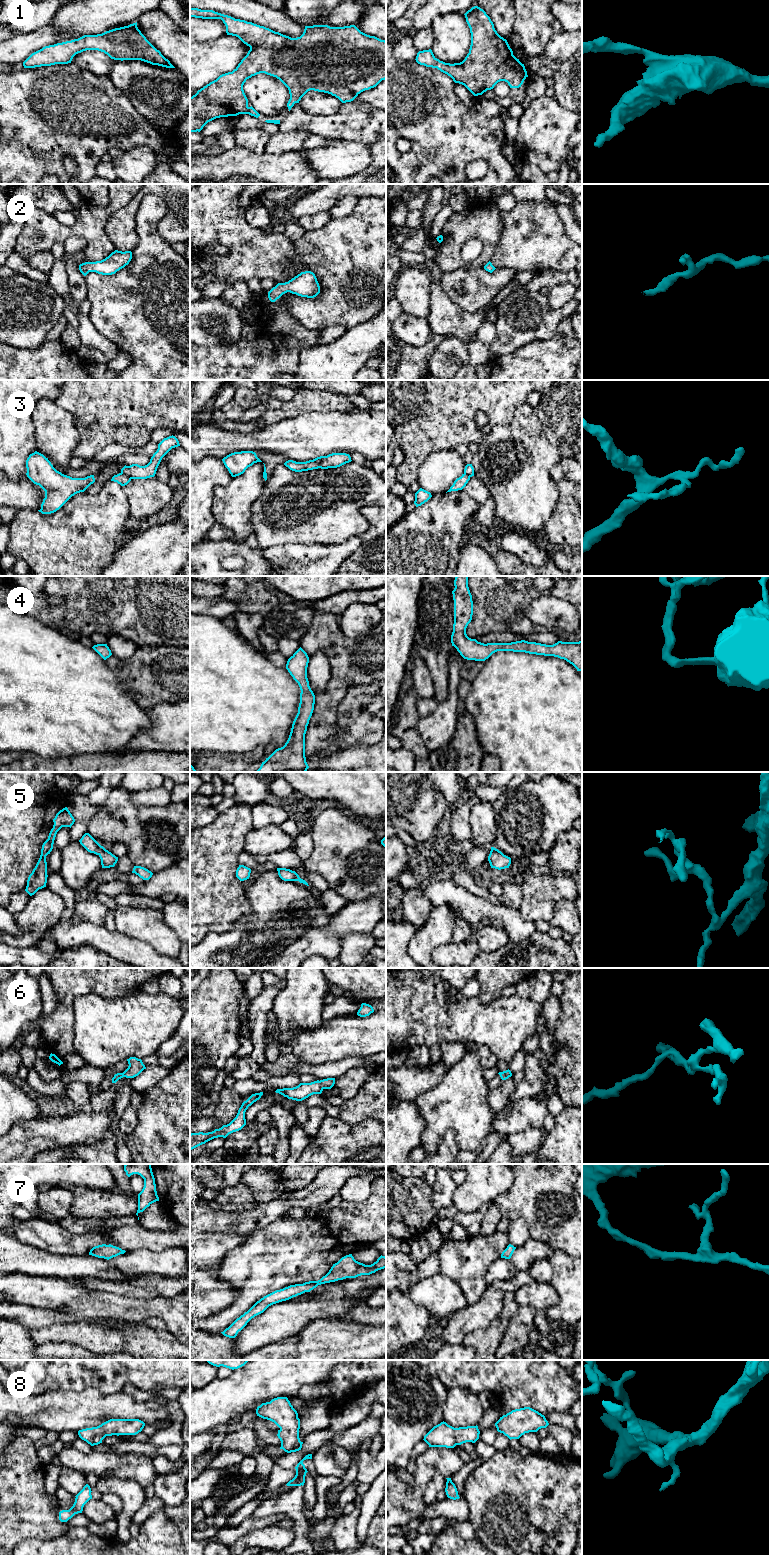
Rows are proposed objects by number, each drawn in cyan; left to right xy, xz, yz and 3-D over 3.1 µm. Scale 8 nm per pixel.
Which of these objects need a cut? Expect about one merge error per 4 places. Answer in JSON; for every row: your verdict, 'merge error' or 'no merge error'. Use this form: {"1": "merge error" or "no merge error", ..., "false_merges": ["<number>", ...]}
{"1": "no merge error", "2": "no merge error", "3": "no merge error", "4": "no merge error", "5": "no merge error", "6": "no merge error", "7": "no merge error", "8": "no merge error", "false_merges": []}

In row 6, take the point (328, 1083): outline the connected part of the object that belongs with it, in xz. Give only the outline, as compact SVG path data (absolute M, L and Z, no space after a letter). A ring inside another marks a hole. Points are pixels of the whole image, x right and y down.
M335 1078L317 1080L311 1083L300 1083L293 1088L277 1089L275 1092L288 1099L302 1101L313 1094L321 1094L324 1089L331 1089L335 1084Z

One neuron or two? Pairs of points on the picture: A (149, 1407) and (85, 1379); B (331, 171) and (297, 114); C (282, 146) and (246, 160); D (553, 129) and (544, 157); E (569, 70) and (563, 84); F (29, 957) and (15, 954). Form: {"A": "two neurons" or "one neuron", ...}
{"A": "two neurons", "B": "two neurons", "C": "two neurons", "D": "one neuron", "E": "one neuron", "F": "one neuron"}

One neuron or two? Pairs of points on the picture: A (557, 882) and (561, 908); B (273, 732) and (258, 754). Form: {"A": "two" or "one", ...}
{"A": "two", "B": "two"}

